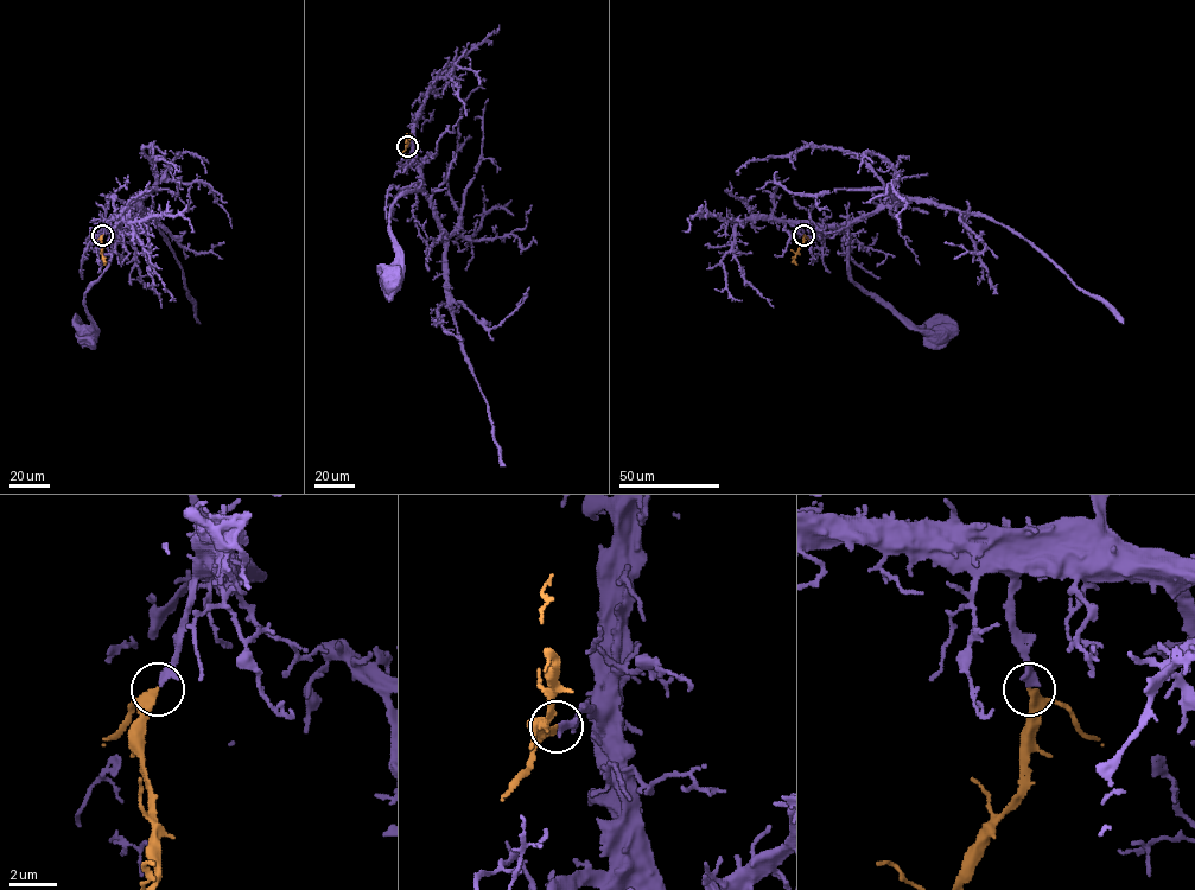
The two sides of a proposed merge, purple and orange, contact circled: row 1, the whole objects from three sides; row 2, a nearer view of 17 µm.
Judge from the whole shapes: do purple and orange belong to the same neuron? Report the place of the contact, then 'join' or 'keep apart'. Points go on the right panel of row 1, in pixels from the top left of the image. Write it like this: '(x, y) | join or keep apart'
(803, 235) | join

